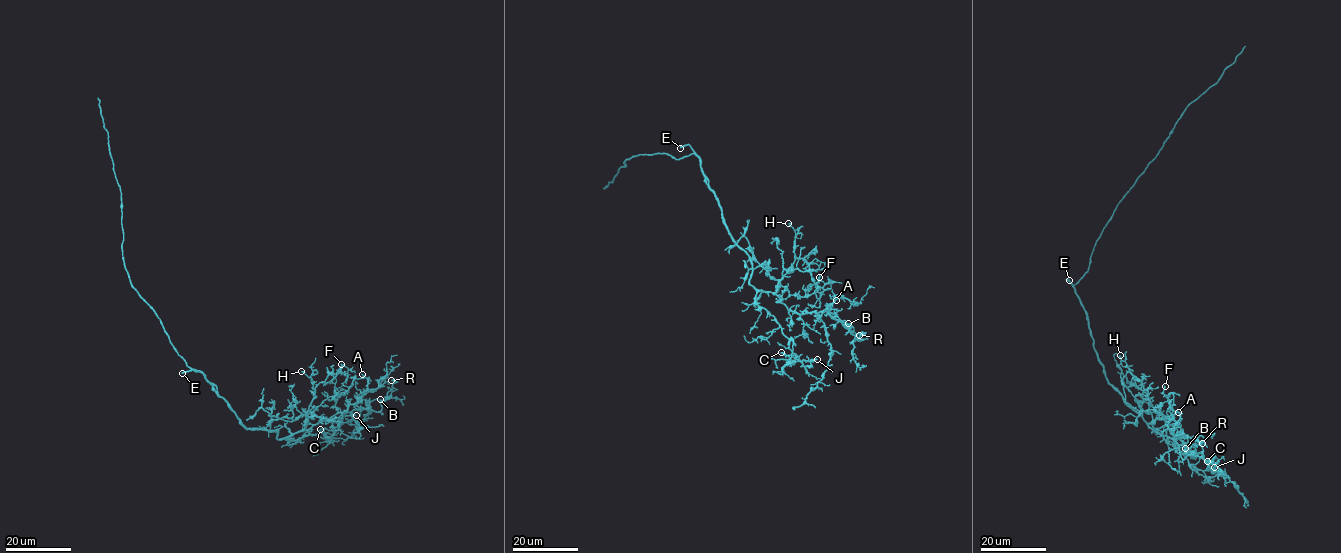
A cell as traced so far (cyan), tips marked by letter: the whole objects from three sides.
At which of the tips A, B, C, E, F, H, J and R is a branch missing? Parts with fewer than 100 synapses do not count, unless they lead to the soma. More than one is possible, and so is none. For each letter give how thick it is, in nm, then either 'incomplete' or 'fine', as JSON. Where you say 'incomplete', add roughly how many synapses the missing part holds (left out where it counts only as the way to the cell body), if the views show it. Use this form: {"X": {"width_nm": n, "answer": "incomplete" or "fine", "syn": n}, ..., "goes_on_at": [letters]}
{"A": {"width_nm": 150, "answer": "fine"}, "B": {"width_nm": 380, "answer": "fine"}, "C": {"width_nm": 280, "answer": "fine"}, "E": {"width_nm": 280, "answer": "incomplete"}, "F": {"width_nm": 160, "answer": "fine"}, "H": {"width_nm": 150, "answer": "fine"}, "J": {"width_nm": 120, "answer": "fine"}, "R": {"width_nm": 220, "answer": "fine"}, "goes_on_at": ["E"]}

